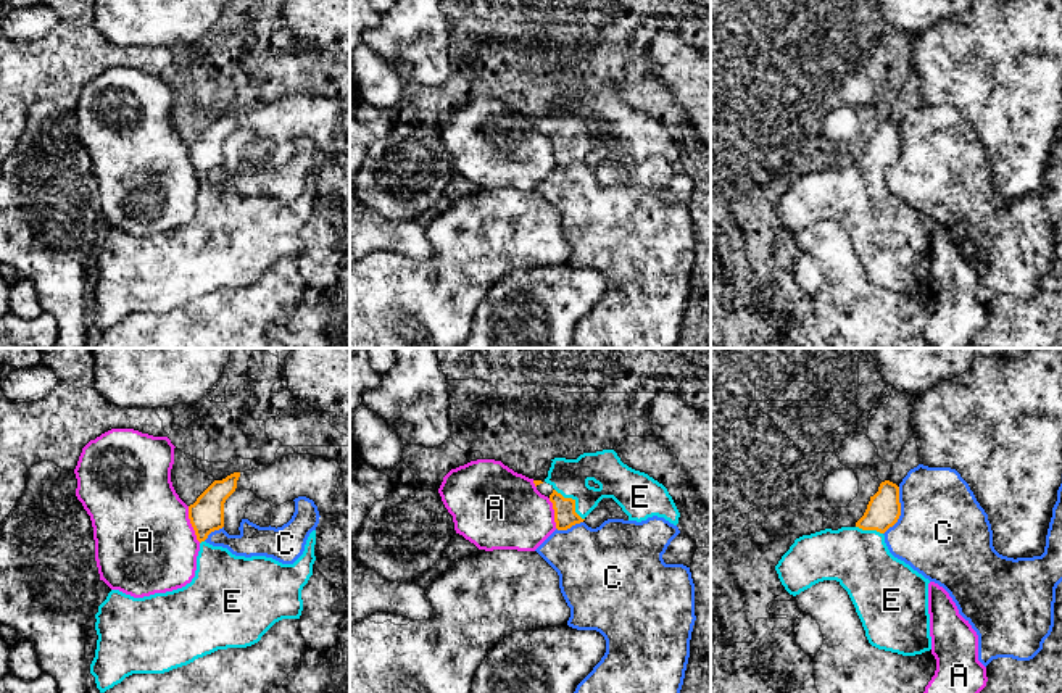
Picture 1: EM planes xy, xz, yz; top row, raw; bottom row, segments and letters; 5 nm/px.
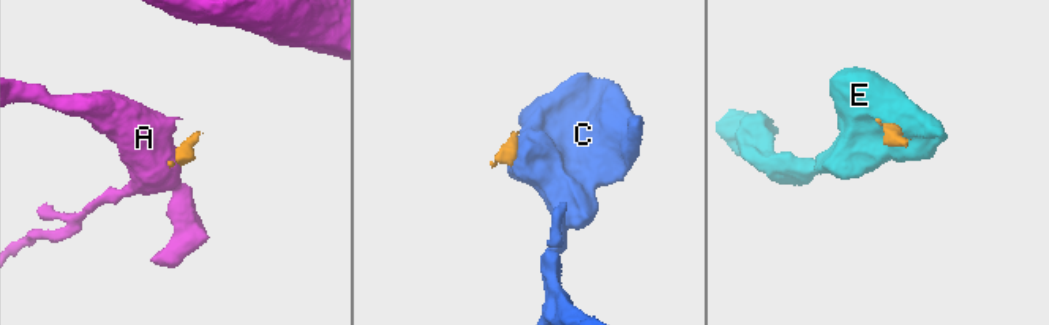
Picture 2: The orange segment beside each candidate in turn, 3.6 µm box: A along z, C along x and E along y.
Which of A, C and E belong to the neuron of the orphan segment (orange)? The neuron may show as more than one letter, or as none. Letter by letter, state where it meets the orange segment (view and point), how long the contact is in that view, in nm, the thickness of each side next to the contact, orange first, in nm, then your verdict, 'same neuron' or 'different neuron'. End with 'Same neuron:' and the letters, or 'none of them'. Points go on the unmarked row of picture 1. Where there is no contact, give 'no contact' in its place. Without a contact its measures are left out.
A: meets orange in xy at (190, 161); contact 200 nm long; 180 nm thick on the orange side, 500 nm on the other; different neuron
C: meets orange in yz at (900, 150); contact 260 nm long; 170 nm thick on the orange side, 460 nm on the other; different neuron
E: meets orange in xz at (574, 141); contact 220 nm long; 110 nm thick on the orange side, 190 nm on the other; same neuron
Same neuron: E

